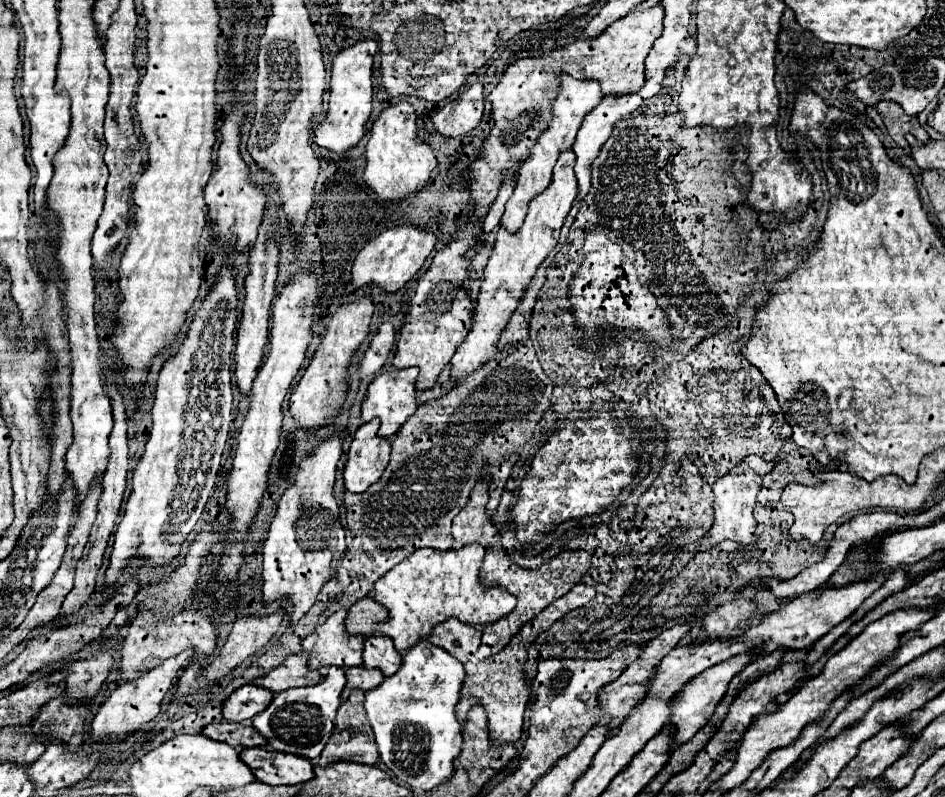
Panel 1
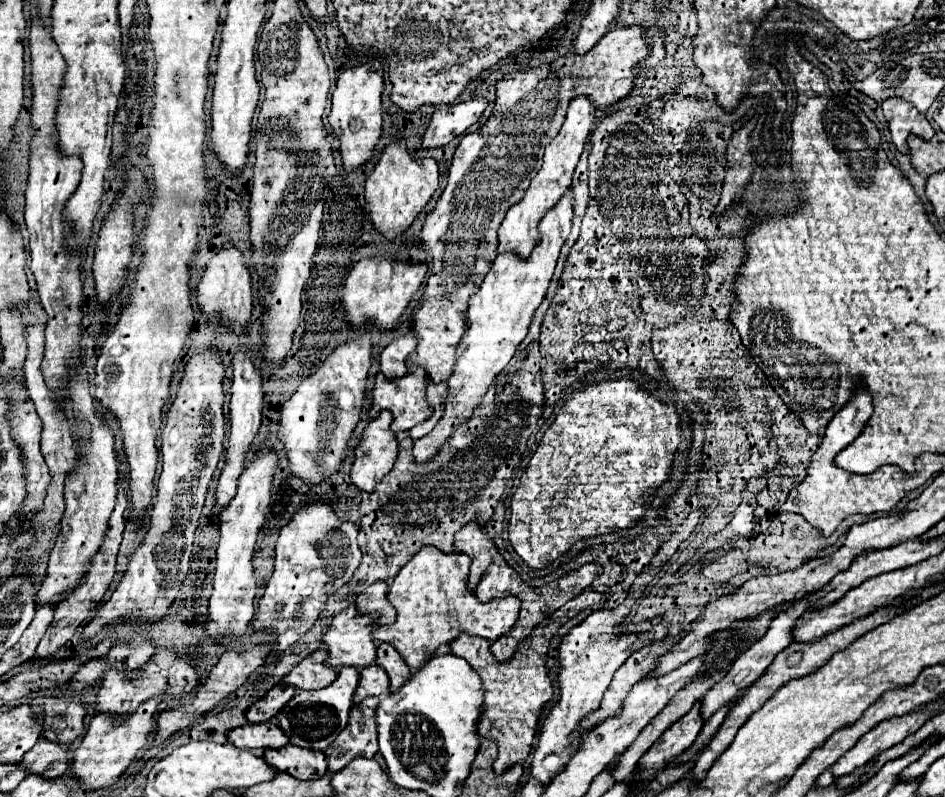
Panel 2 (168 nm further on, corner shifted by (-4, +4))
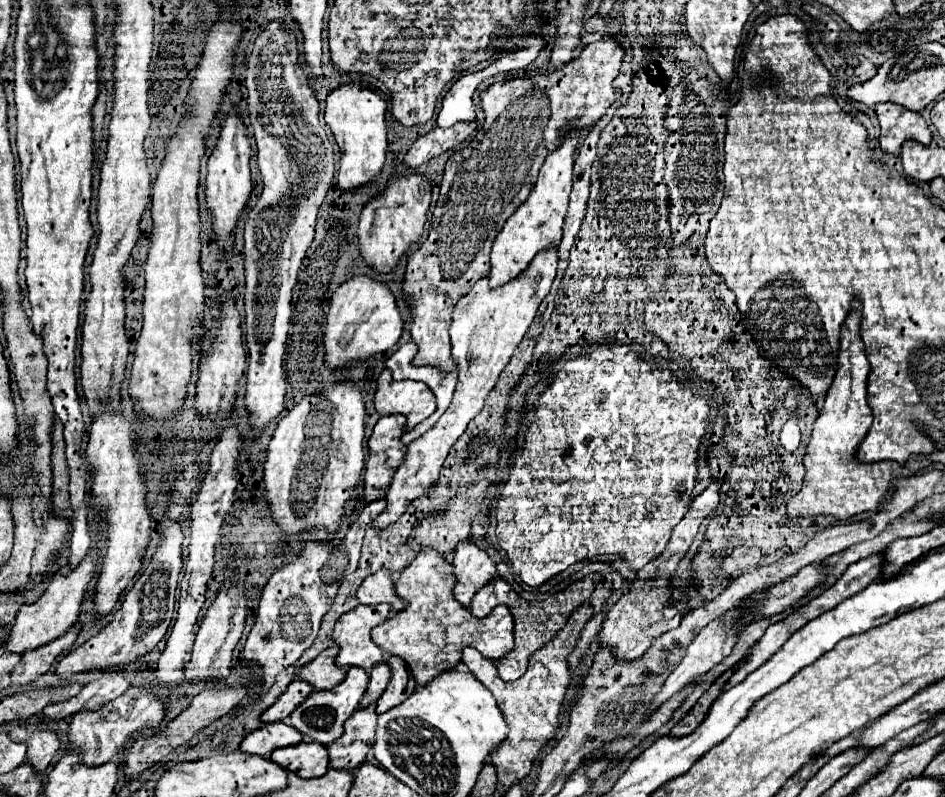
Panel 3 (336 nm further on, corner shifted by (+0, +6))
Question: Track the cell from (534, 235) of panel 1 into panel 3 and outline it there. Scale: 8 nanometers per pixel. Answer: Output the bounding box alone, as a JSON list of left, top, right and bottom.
[373,250,557,530]

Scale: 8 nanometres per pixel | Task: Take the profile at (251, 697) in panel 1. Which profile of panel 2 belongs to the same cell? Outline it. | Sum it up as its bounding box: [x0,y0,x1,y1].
[245,684,295,722]

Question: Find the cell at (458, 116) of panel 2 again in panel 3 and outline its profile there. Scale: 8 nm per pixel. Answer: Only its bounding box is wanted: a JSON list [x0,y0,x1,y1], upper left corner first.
[405,122,477,168]

